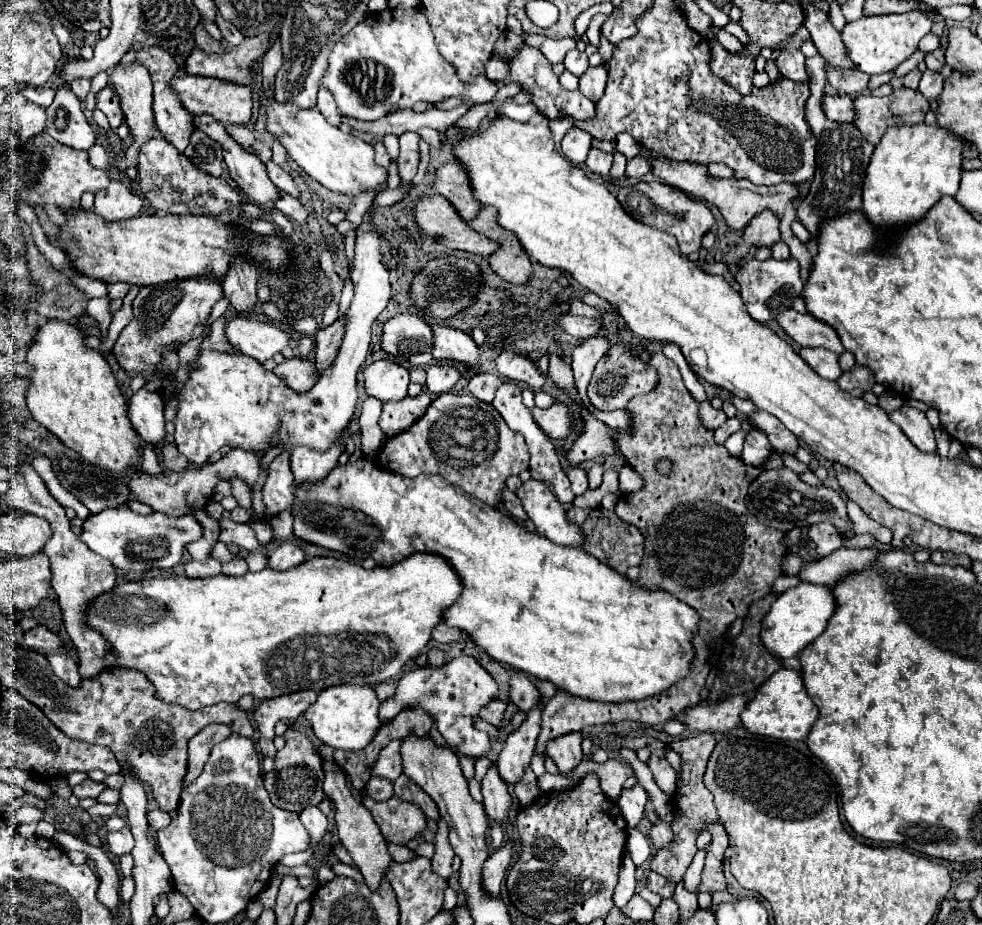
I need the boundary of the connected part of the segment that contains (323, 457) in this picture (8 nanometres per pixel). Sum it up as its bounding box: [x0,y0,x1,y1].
[291,436,345,484]

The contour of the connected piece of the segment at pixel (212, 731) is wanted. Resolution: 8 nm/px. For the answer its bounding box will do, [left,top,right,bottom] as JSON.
[185,724,231,786]

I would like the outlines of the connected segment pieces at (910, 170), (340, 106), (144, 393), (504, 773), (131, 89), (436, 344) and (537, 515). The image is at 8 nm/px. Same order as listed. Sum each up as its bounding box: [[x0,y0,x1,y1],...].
[[863,124,963,228],[319,8,539,122],[127,388,165,444],[497,706,541,784],[111,64,159,166],[431,324,479,364],[515,478,579,546]]

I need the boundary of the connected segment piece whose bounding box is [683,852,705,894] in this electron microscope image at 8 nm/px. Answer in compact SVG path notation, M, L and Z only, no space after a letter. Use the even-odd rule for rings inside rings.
M697 852L697 856L693 858L693 862L691 862L691 866L687 868L685 878L683 878L683 886L685 886L685 890L689 890L689 892L693 892L693 894L699 892L703 860L705 860L705 852Z

